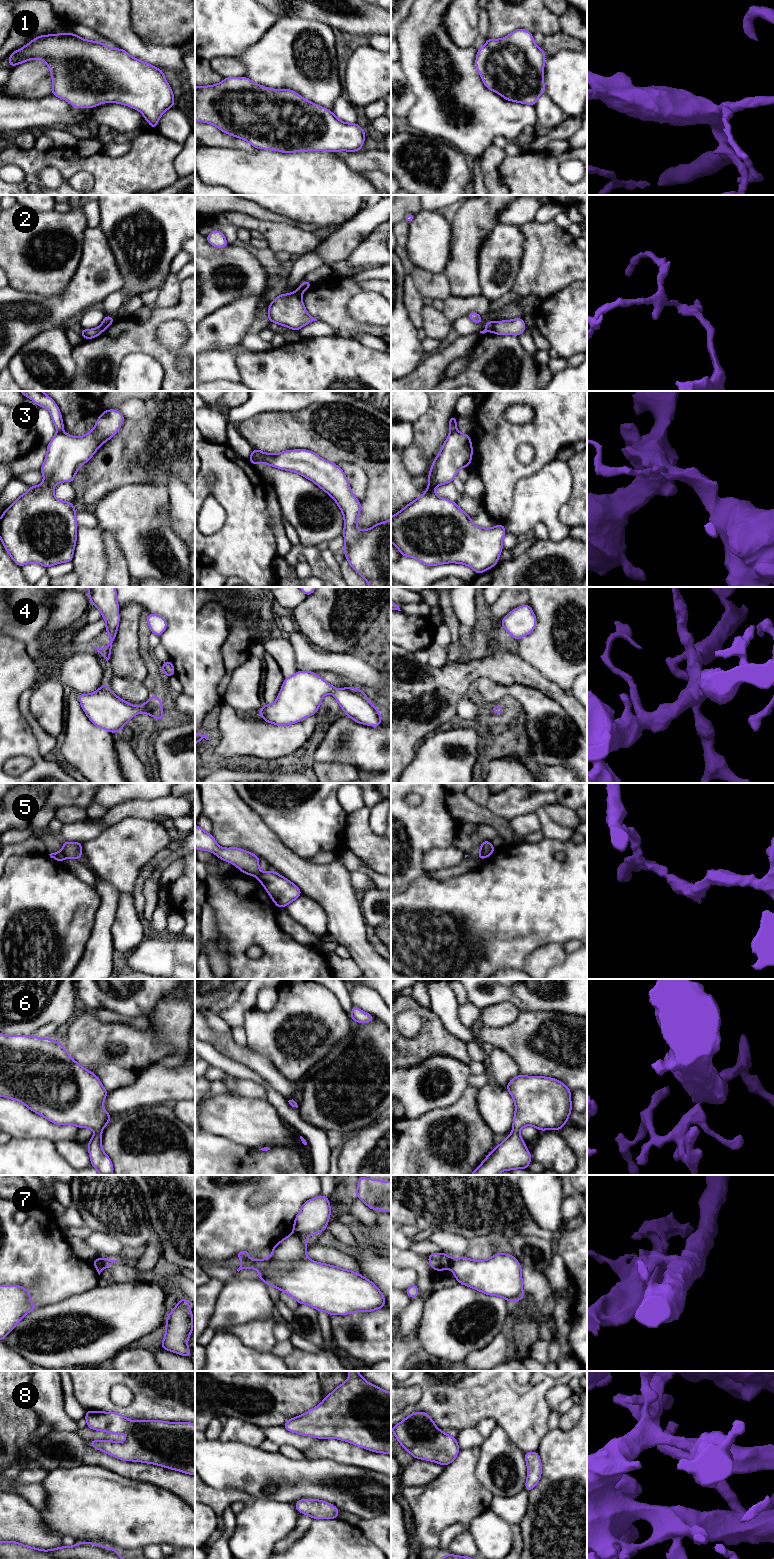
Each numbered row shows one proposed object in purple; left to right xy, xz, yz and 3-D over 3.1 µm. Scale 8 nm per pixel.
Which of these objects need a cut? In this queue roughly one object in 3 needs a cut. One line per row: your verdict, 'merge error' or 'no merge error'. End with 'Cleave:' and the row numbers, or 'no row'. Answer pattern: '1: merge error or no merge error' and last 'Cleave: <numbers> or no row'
1: no merge error
2: merge error
3: merge error
4: no merge error
5: merge error
6: no merge error
7: merge error
8: no merge error
Cleave: 2, 3, 5, 7

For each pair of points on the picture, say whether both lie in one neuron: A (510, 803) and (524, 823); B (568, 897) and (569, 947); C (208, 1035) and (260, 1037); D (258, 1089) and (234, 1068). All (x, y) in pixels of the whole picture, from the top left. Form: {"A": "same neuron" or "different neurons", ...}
{"A": "different neurons", "B": "different neurons", "C": "different neurons", "D": "different neurons"}

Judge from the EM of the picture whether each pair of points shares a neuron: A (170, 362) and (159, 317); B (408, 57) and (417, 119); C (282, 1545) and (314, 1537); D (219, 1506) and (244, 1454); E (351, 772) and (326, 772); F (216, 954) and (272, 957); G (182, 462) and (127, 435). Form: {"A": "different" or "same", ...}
{"A": "same", "B": "same", "C": "different", "D": "different", "E": "same", "F": "different", "G": "same"}

